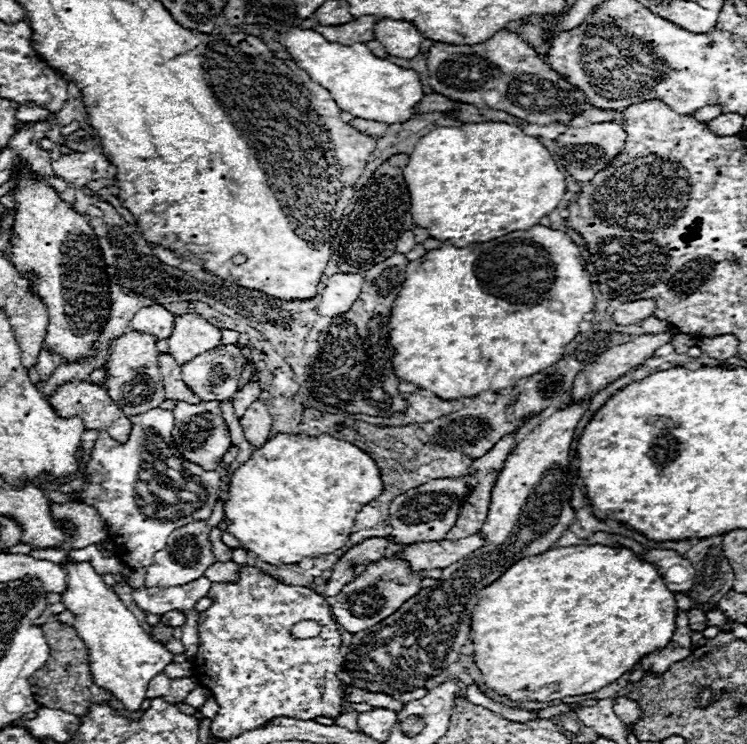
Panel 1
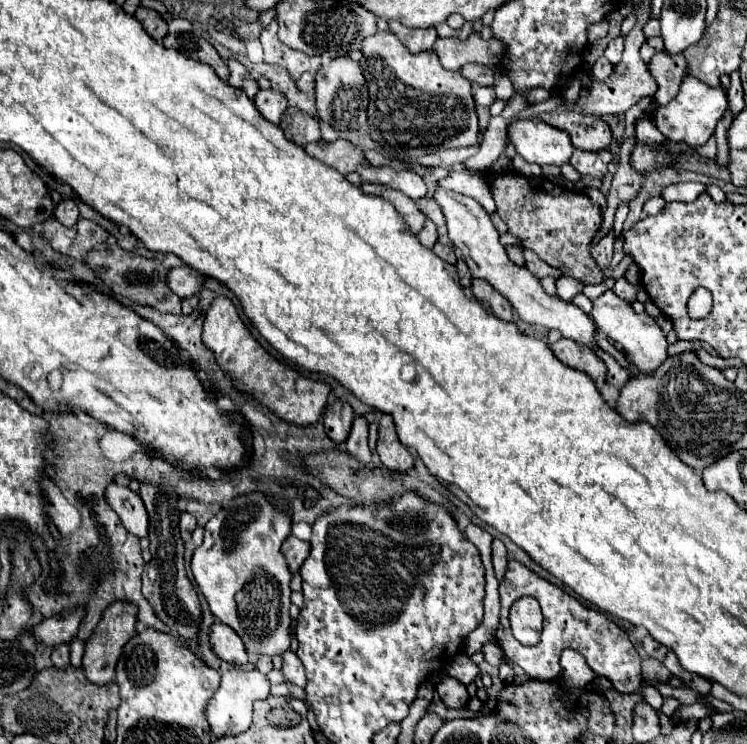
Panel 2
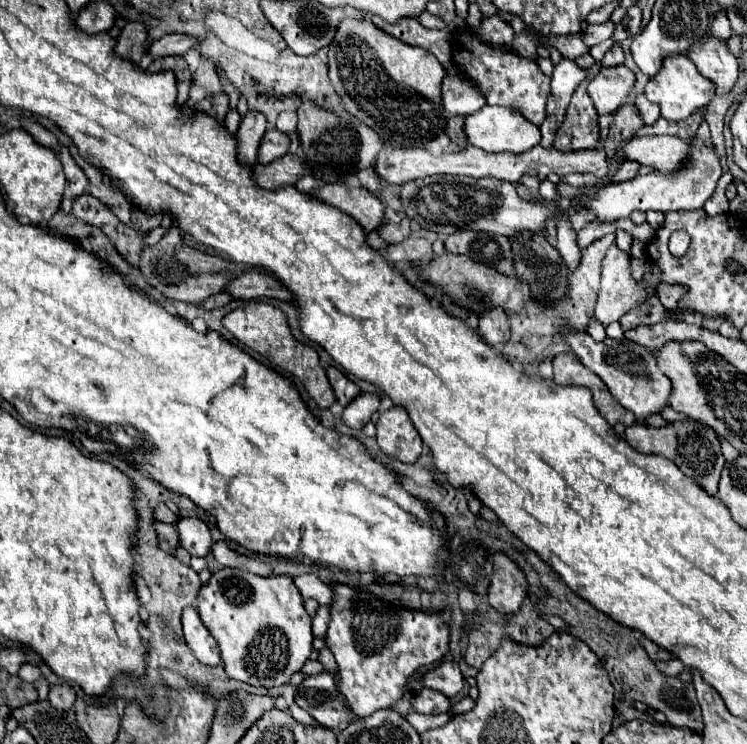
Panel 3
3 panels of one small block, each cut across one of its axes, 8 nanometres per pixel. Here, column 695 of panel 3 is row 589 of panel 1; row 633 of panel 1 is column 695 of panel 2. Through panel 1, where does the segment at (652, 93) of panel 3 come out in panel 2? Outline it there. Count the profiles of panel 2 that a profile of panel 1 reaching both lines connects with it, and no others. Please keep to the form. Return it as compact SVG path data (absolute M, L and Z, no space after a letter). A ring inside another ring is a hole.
M686 76L682 80L682 86L680 86L680 92L676 94L676 98L670 100L666 106L656 108L654 124L668 140L698 146L698 144L704 144L712 136L714 126L722 118L726 106L728 106L726 92L722 88L712 88L704 82L698 82L698 78L694 78L694 76Z

